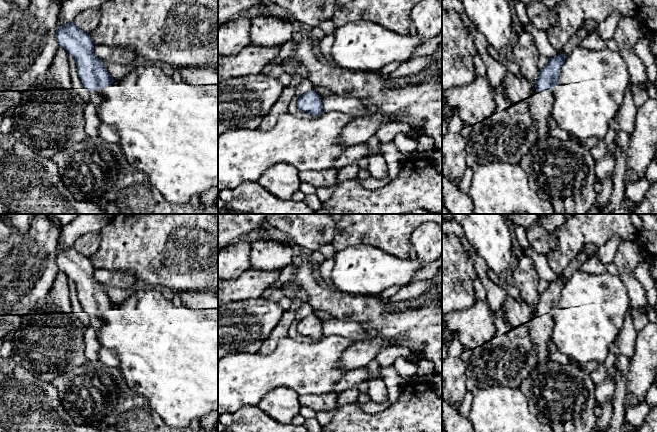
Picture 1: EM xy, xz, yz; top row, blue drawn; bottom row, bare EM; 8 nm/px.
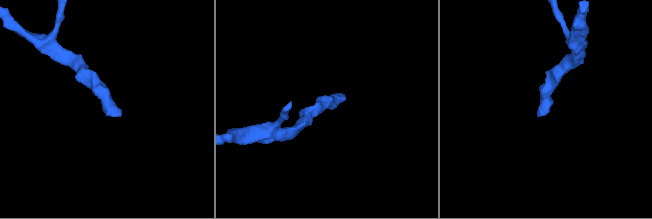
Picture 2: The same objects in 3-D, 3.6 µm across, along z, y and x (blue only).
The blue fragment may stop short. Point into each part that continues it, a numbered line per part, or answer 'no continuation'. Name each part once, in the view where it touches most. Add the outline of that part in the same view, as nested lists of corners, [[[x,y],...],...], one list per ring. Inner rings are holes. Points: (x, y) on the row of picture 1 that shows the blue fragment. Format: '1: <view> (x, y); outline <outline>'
1: yz (540, 103); outline [[[550,89],[541,92],[536,91],[531,94],[526,101],[529,105],[530,112],[537,123],[538,142],[547,136],[547,120],[551,114],[554,92]]]

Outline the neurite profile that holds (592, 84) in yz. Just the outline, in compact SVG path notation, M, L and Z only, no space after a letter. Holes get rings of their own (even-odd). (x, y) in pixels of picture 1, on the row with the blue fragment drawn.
M580 45L566 56L560 69L559 83L553 90L551 116L561 129L575 137L595 137L601 141L623 103L629 83L628 69L619 51L607 47L594 51Z

